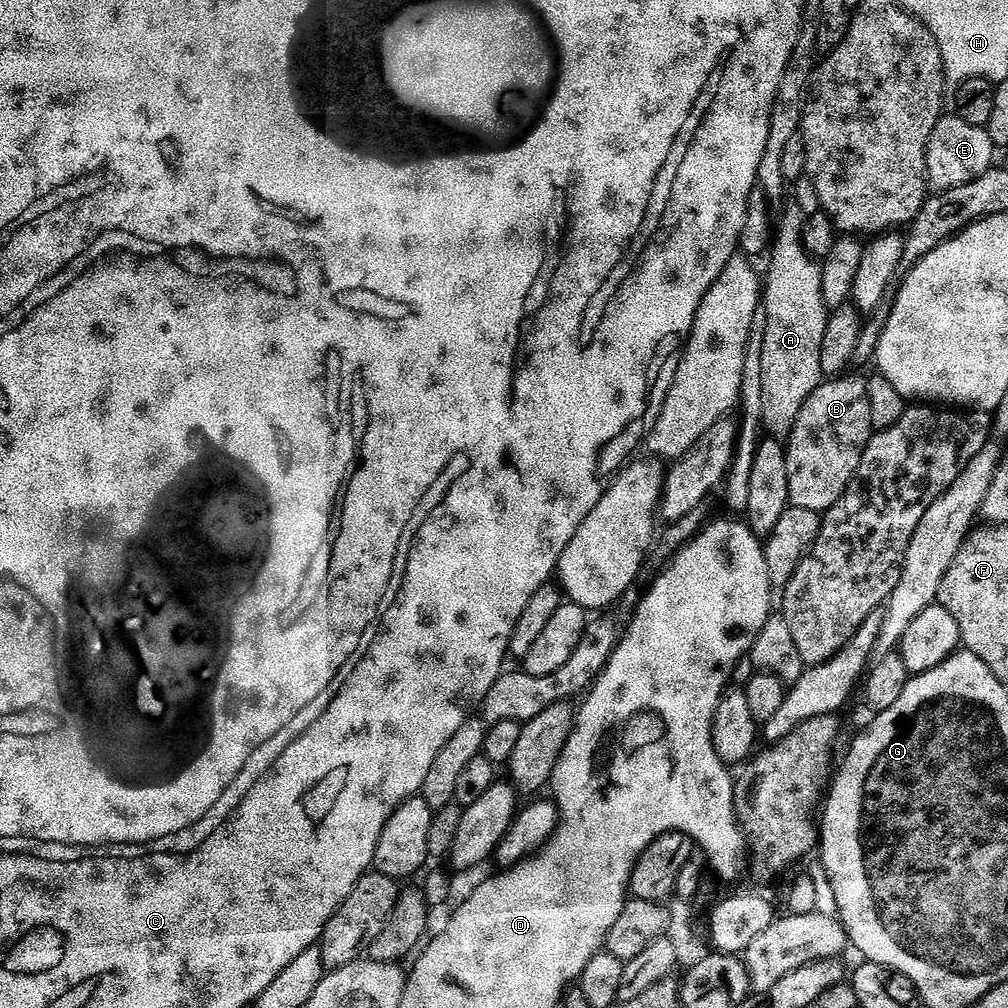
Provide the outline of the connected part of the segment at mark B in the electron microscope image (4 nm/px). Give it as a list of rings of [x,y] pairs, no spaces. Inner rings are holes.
[[[845,374],[828,378],[802,408],[800,419],[787,443],[791,507],[827,514],[843,501],[857,479],[864,451],[874,435],[868,380]]]

